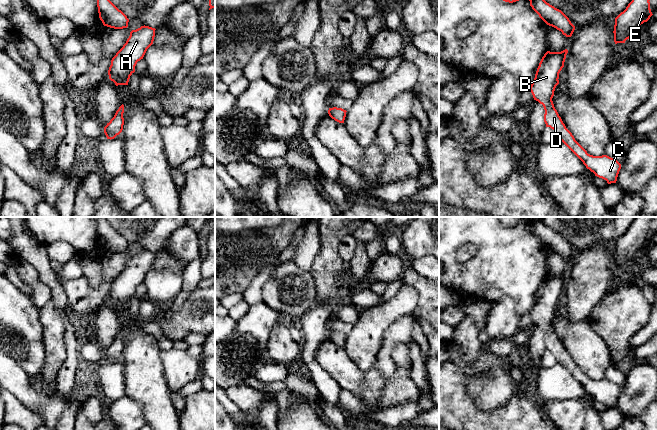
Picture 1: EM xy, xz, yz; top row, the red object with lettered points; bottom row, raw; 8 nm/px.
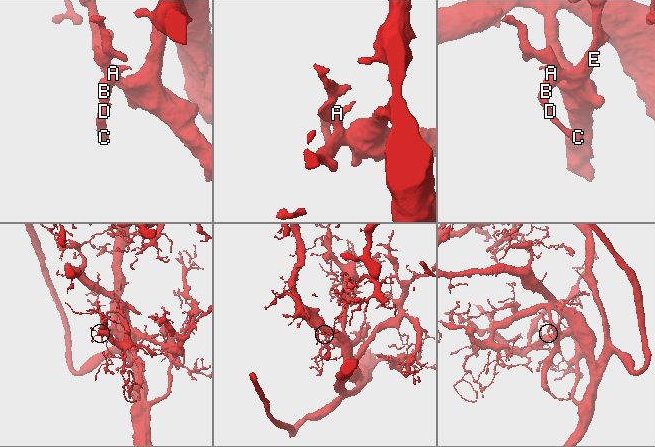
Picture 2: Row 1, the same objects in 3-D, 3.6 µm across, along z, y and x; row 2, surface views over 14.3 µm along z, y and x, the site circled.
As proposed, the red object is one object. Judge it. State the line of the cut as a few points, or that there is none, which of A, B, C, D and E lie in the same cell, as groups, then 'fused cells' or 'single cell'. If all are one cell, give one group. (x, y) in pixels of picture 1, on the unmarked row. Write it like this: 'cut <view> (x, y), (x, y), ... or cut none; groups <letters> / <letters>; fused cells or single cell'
cut none; groups A B C D E; single cell

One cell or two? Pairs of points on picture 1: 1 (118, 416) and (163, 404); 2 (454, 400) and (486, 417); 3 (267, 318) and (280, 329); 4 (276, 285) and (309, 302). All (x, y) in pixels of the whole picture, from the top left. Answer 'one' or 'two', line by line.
1: two
2: one
3: two
4: one

